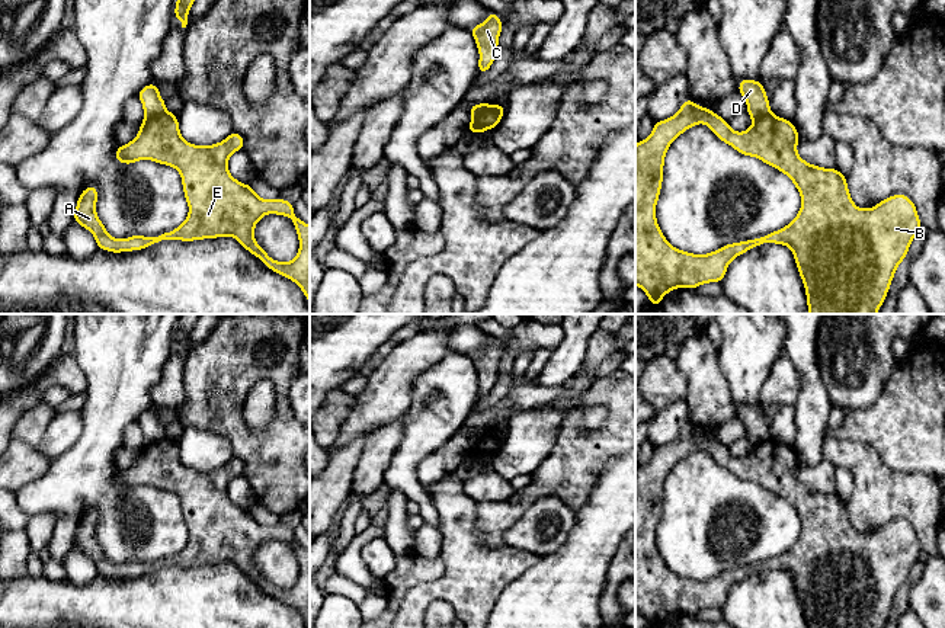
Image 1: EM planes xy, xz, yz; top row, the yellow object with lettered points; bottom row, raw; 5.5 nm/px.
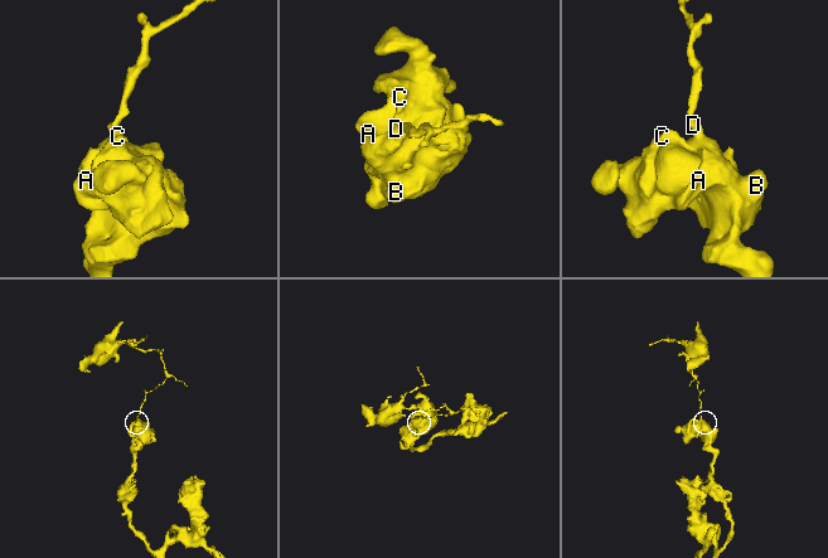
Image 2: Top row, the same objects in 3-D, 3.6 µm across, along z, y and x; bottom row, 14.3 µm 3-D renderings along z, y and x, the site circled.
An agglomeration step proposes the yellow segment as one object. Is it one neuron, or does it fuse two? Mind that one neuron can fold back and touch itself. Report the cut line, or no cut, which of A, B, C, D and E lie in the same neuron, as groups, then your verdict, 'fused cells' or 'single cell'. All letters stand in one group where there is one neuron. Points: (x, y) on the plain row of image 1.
cut in xy along (166, 436), (144, 445); A B C E / D; fused cells

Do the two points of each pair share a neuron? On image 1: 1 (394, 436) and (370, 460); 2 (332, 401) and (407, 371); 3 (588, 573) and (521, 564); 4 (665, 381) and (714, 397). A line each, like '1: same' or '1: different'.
1: same
2: different
3: different
4: different

